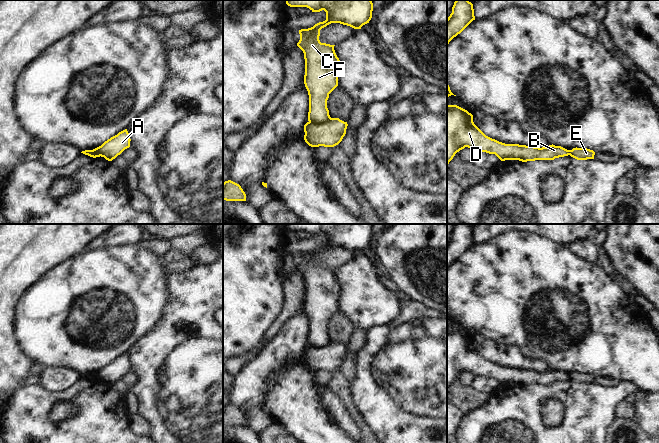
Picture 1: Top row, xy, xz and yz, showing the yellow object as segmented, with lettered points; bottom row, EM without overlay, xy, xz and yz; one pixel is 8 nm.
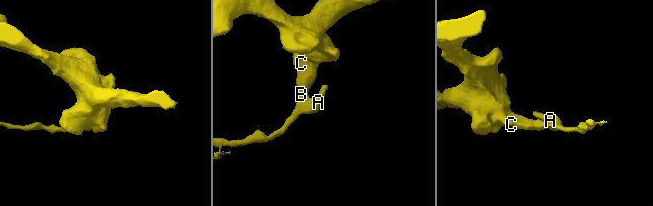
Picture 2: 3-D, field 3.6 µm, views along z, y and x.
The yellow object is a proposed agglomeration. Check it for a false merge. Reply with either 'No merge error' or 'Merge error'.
Merge error.

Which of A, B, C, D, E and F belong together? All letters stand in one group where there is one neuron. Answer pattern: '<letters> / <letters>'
A E / B C D F

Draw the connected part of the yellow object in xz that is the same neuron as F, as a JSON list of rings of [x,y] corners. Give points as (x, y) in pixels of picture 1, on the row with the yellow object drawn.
[[[286,0],[290,7],[307,7],[312,12],[326,12],[326,20],[315,24],[308,29],[299,30],[300,40],[297,46],[303,51],[305,59],[304,84],[309,95],[308,121],[314,124],[323,123],[330,119],[327,108],[329,94],[338,86],[338,74],[341,62],[337,57],[334,46],[321,43],[320,30],[331,23],[340,23],[354,29],[361,27],[372,18],[373,3],[371,0]]]

